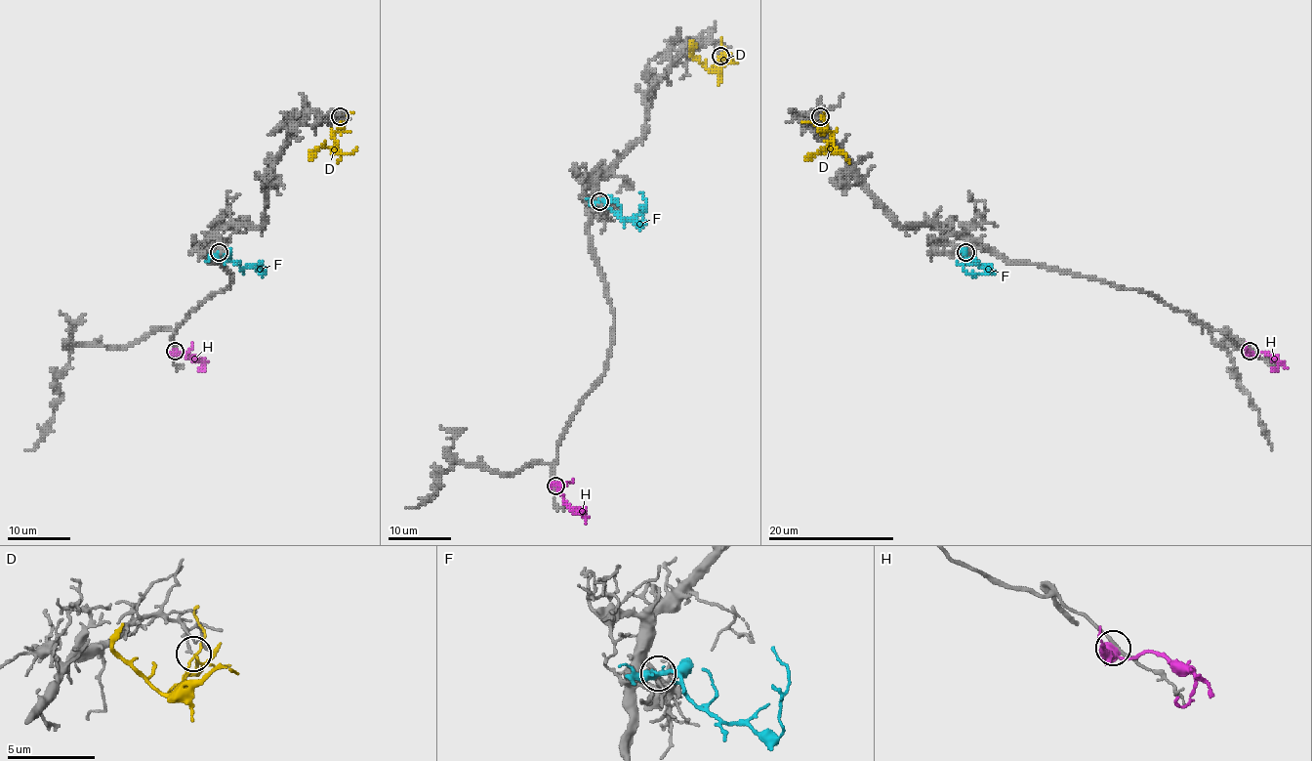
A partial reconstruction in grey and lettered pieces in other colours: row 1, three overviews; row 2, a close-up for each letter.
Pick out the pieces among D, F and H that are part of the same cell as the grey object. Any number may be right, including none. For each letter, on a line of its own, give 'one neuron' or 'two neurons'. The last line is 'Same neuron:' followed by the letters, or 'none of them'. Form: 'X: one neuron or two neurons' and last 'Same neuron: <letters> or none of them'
D: one neuron
F: two neurons
H: two neurons
Same neuron: D

